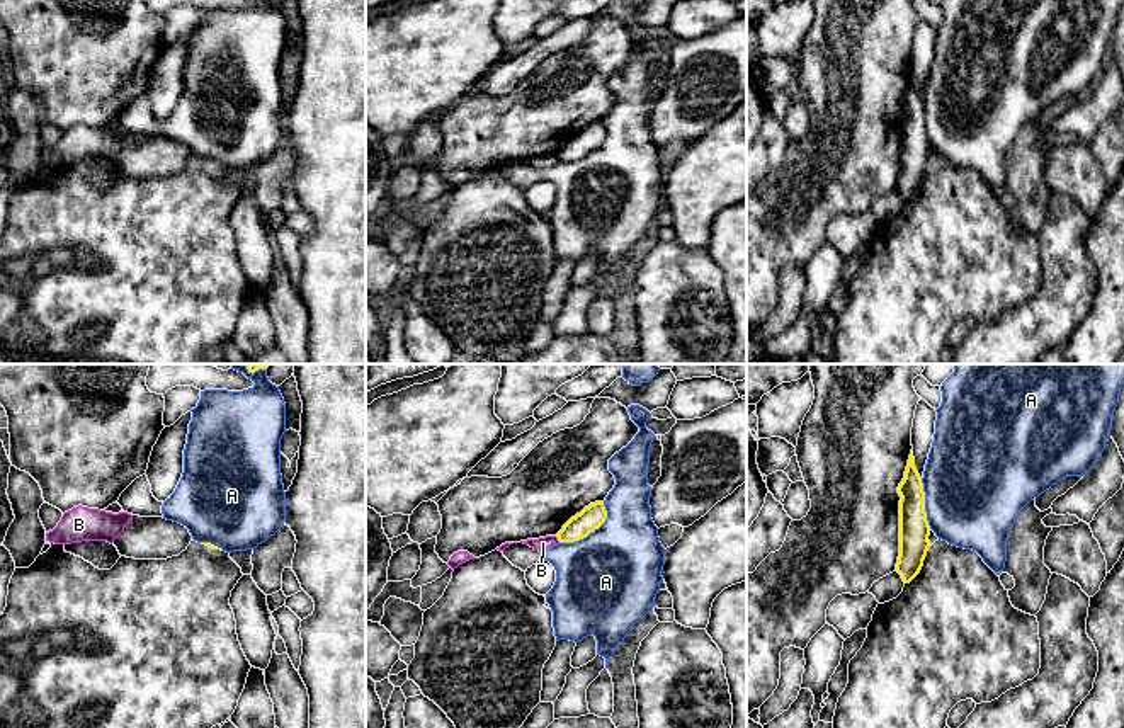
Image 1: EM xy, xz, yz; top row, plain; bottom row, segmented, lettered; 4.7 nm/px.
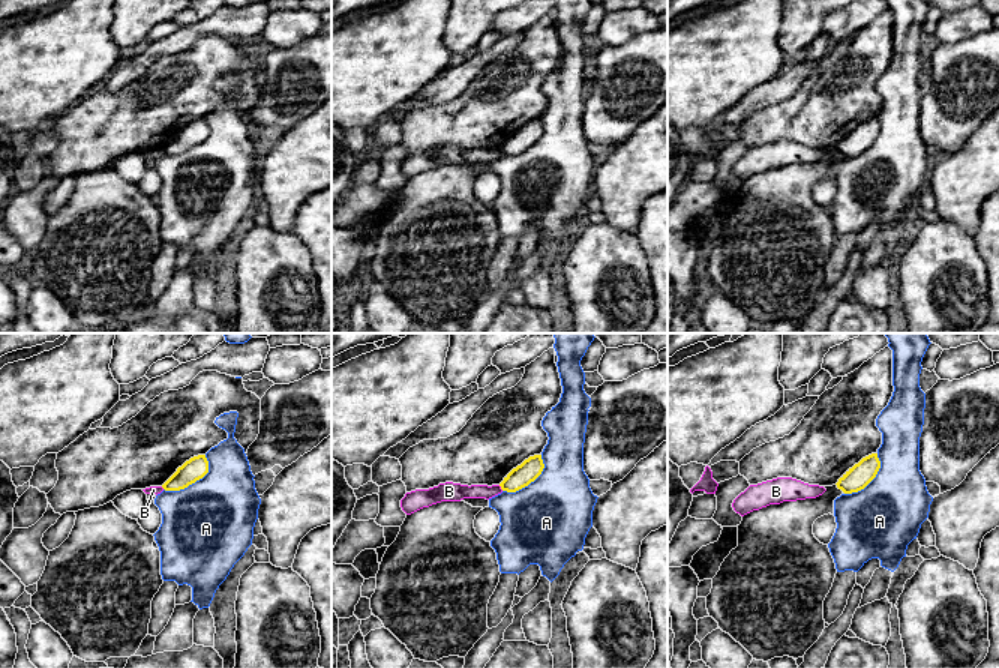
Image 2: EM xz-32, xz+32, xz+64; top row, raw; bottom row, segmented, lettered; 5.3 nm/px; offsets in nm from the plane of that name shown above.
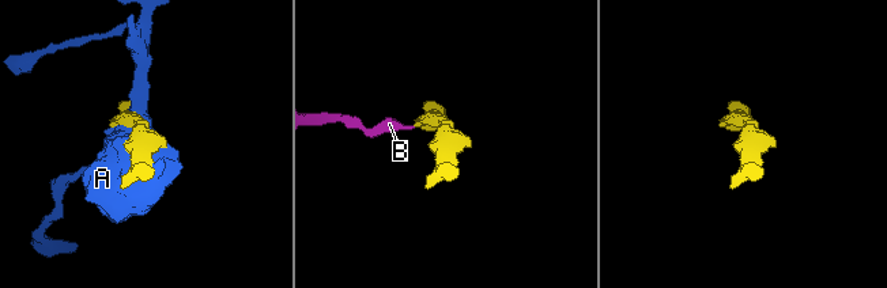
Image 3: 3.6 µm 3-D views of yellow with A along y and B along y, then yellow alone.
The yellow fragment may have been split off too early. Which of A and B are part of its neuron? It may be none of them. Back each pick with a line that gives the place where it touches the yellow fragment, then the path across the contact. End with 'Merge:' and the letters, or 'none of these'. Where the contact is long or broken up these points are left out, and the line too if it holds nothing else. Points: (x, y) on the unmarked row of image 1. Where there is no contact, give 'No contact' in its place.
Merge: none of these

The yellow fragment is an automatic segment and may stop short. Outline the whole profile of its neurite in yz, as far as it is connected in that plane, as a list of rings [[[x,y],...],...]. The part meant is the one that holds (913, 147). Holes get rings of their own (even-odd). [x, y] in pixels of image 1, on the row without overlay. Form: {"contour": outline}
{"contour": [[[913,68],[905,97],[898,105],[900,119],[900,175],[896,191],[910,202],[922,189],[928,167],[930,145],[925,131],[925,111],[915,87]]]}

